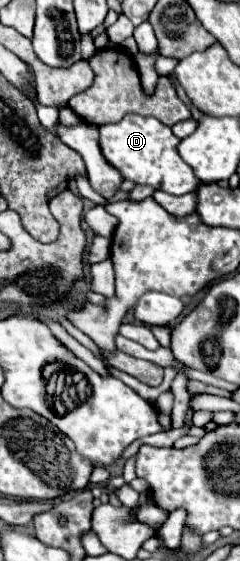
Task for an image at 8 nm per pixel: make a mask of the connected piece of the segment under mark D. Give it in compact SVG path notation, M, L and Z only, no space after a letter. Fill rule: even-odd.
M125 114L117 124L99 126L99 144L105 152L105 160L109 160L123 178L137 184L149 184L169 194L187 194L199 186L199 180L193 168L179 156L177 142L179 138L173 130L153 116Z

